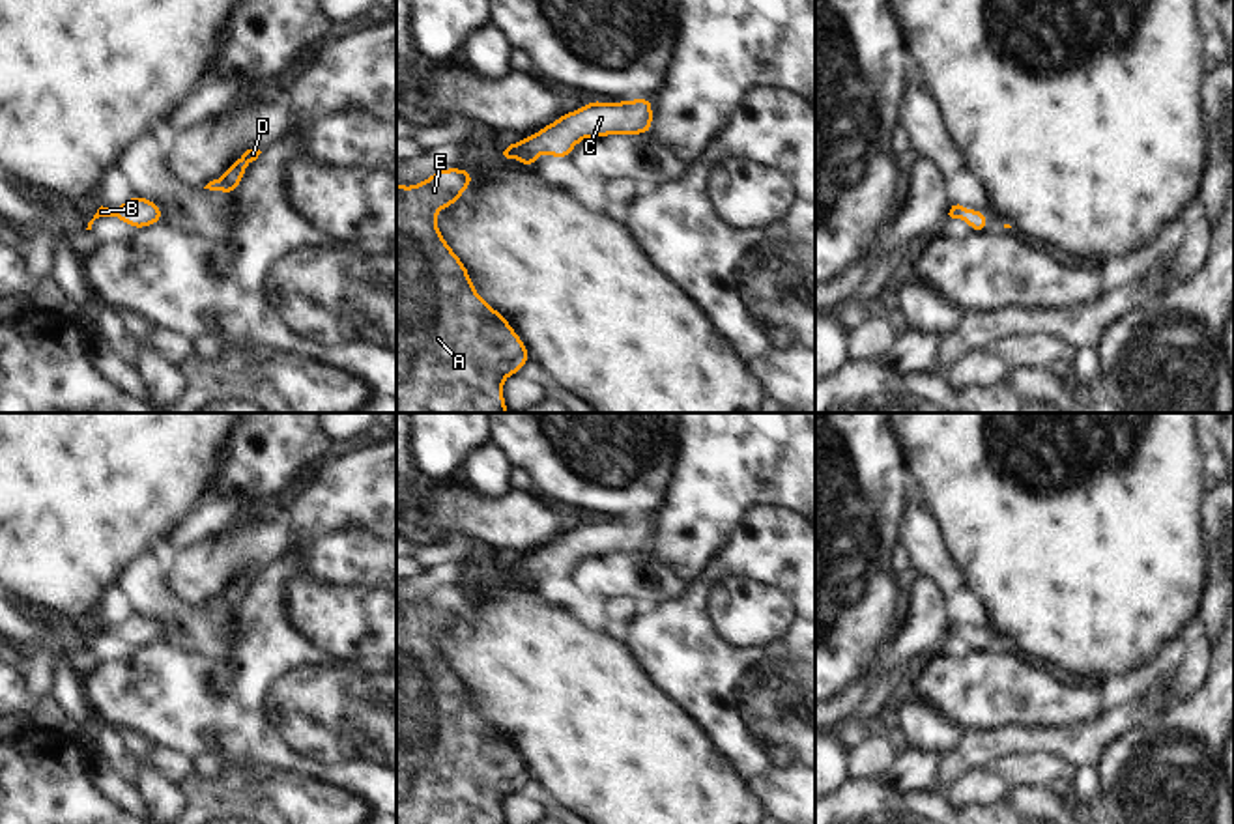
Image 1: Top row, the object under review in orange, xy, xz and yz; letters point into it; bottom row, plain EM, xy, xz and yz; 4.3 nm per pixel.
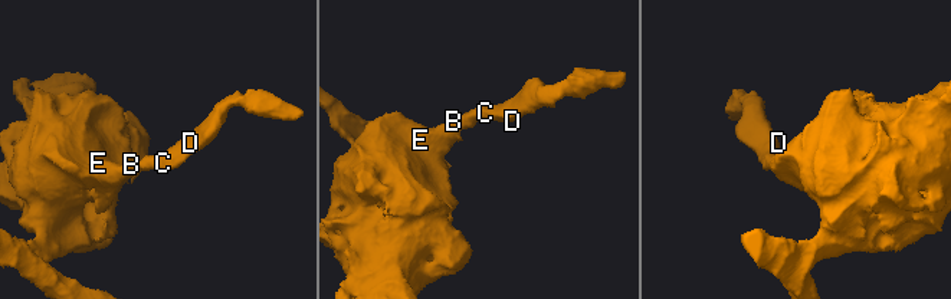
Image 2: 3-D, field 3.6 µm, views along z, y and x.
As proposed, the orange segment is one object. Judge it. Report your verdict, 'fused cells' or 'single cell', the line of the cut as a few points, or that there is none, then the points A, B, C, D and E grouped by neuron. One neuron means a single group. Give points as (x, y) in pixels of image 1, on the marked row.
single cell | no cut | A B C D E

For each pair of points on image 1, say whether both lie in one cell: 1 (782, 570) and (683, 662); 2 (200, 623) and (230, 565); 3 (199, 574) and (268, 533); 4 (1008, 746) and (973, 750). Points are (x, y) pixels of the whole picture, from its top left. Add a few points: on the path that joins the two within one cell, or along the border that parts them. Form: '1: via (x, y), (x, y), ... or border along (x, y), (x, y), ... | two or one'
1: via (745, 568), (720, 572), (696, 596), (683, 625) | one
2: border along (165, 582), (178, 598), (202, 608) | two
3: via (215, 563), (236, 550), (251, 546) | one
4: via (999, 746), (982, 750) | one

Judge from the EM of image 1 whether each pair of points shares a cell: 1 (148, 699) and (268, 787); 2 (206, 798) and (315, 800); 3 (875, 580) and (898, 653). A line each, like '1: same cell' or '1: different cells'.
1: different cells
2: same cell
3: different cells

